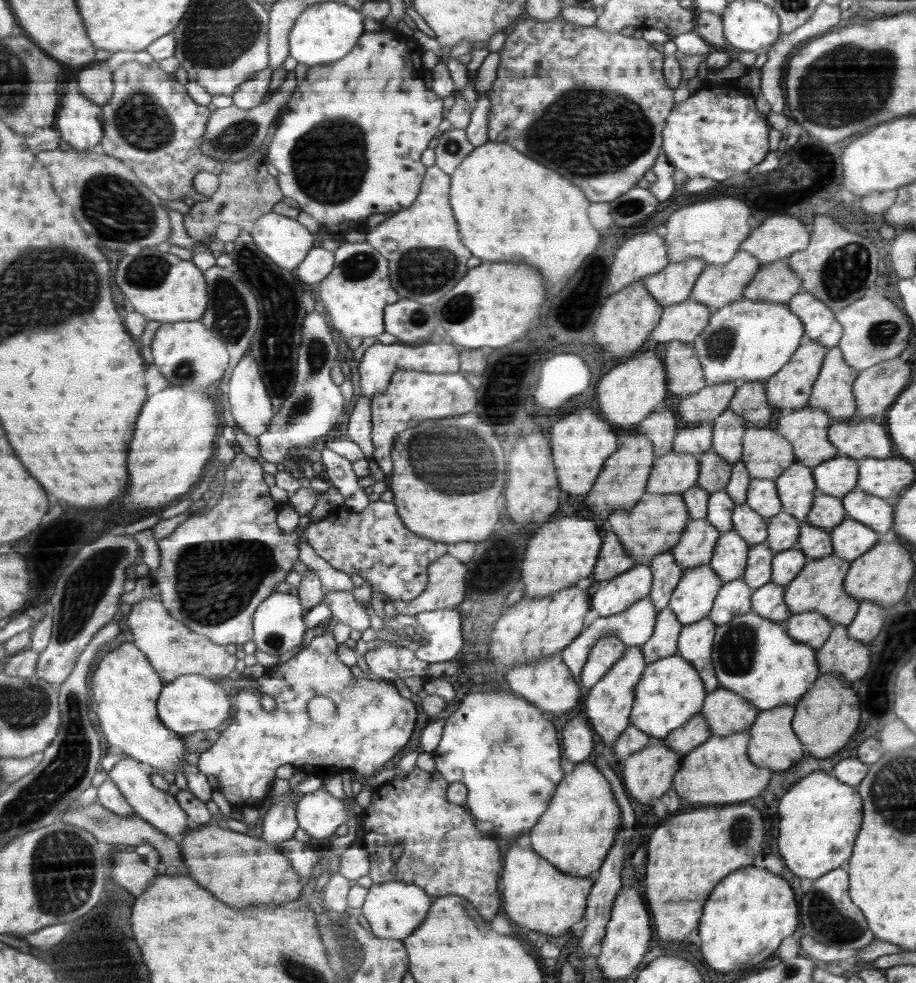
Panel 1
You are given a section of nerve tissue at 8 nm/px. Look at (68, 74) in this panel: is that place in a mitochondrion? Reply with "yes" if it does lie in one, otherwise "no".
no

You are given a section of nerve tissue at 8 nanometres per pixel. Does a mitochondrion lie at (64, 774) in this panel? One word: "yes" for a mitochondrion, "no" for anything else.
yes

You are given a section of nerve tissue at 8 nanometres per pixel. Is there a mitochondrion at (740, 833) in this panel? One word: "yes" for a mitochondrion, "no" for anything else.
yes

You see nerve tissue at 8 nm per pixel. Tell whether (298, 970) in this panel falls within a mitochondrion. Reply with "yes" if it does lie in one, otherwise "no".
yes

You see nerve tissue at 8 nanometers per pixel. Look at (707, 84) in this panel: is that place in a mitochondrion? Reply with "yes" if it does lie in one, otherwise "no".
no

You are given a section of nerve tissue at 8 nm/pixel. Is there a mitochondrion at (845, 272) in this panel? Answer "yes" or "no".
yes

